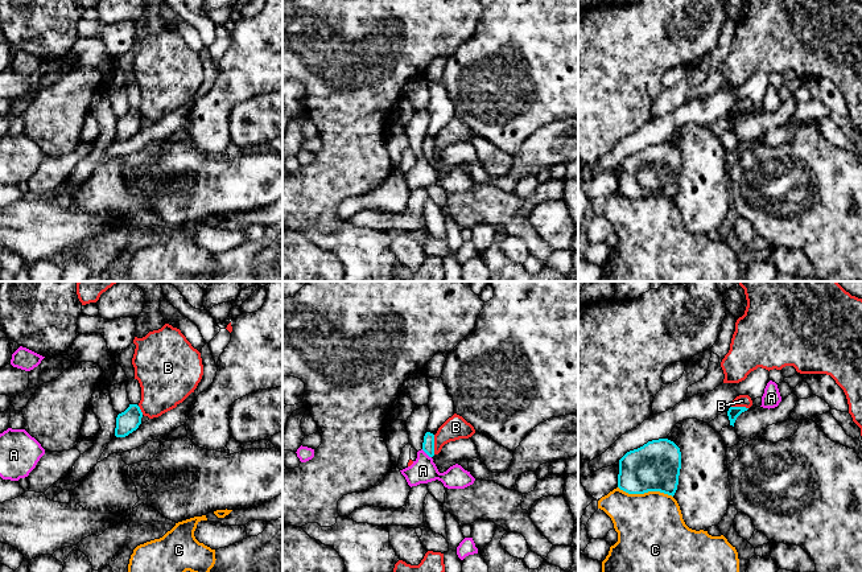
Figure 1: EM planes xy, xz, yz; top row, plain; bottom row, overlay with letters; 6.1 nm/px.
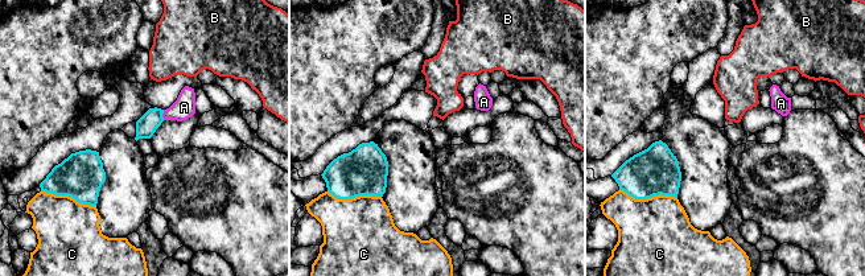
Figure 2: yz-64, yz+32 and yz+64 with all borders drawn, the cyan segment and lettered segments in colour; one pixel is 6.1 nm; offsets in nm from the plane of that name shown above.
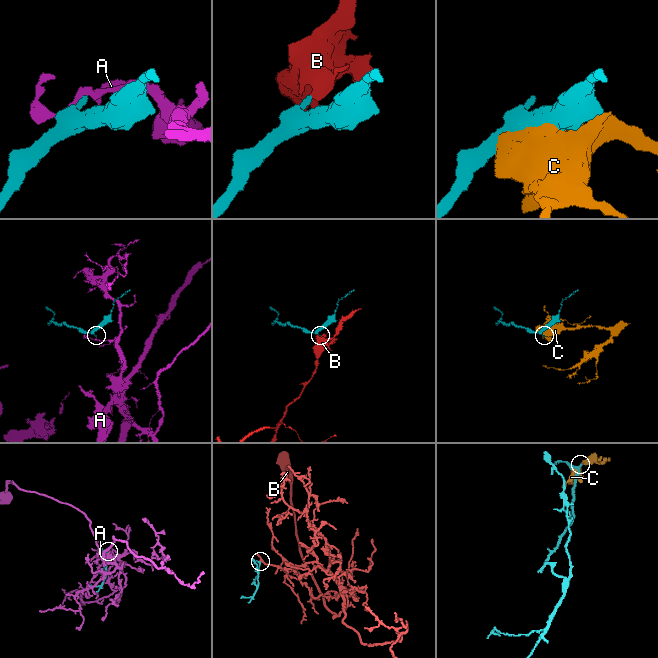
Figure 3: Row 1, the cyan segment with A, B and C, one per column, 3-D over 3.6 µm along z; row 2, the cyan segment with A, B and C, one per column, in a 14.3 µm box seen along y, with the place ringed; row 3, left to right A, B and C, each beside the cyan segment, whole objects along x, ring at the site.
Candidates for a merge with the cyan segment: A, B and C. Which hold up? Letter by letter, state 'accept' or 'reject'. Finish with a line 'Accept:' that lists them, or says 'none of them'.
A: reject
B: reject
C: reject
Accept: none of them

